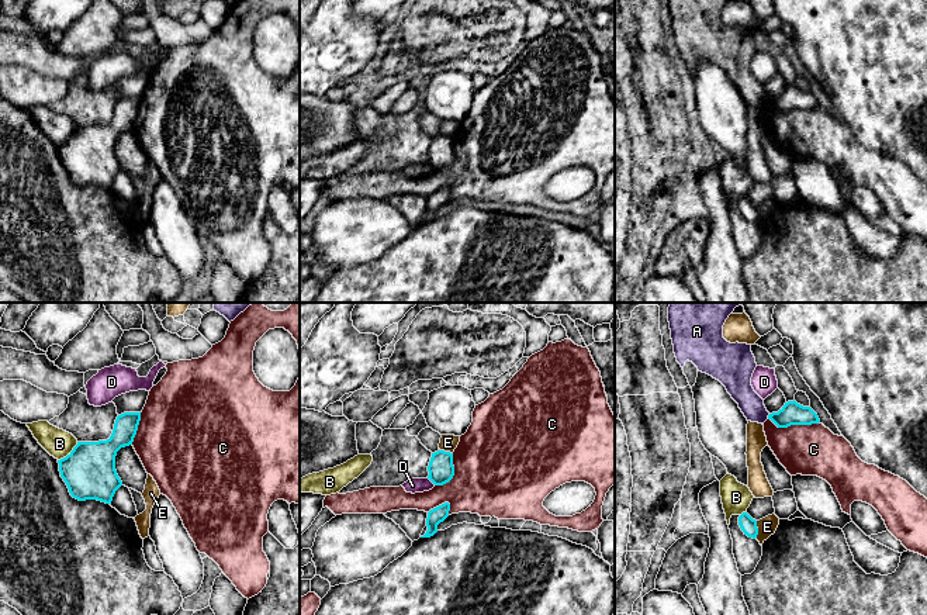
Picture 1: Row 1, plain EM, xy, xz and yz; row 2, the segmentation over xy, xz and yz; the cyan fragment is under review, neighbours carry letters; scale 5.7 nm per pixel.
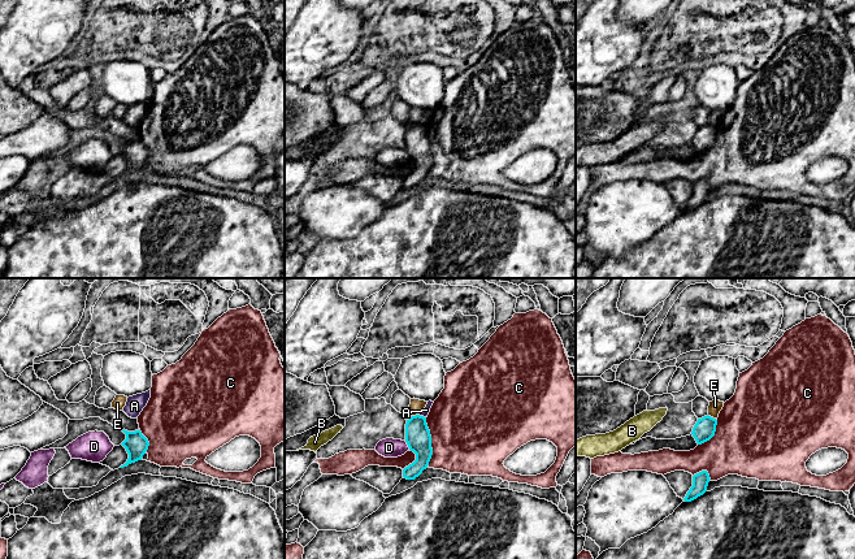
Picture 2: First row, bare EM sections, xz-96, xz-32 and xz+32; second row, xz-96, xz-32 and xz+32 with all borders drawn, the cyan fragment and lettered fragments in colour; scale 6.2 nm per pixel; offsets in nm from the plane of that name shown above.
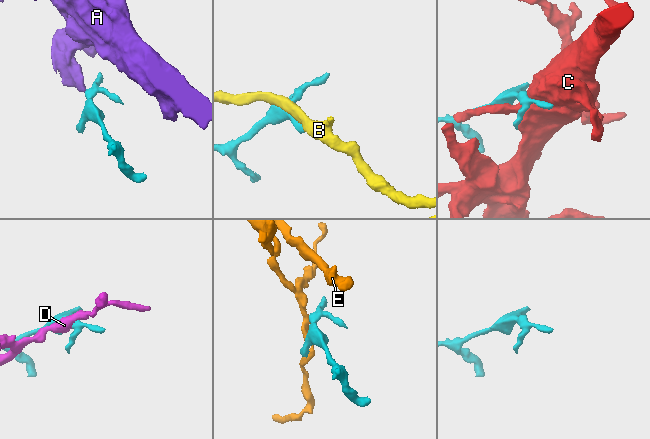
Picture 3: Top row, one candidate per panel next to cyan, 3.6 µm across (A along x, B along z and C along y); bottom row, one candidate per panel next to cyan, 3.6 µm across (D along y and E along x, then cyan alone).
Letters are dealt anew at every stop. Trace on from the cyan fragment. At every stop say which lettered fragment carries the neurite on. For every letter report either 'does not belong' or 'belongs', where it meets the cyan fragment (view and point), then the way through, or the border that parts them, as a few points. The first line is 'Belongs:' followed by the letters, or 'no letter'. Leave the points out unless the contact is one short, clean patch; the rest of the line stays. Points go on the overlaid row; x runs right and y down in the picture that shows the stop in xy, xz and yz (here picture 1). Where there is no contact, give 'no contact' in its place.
Belongs: no letter
A: does not belong; contact yz (768, 417); border yz (770, 414), (767, 418)
B: does not belong; contact xy (68, 455)
C: does not belong; contact yz (794, 424)
D: does not belong; contact xz (432, 482); border xz (428, 477), (435, 484)
E: does not belong; contact yz (757, 529)

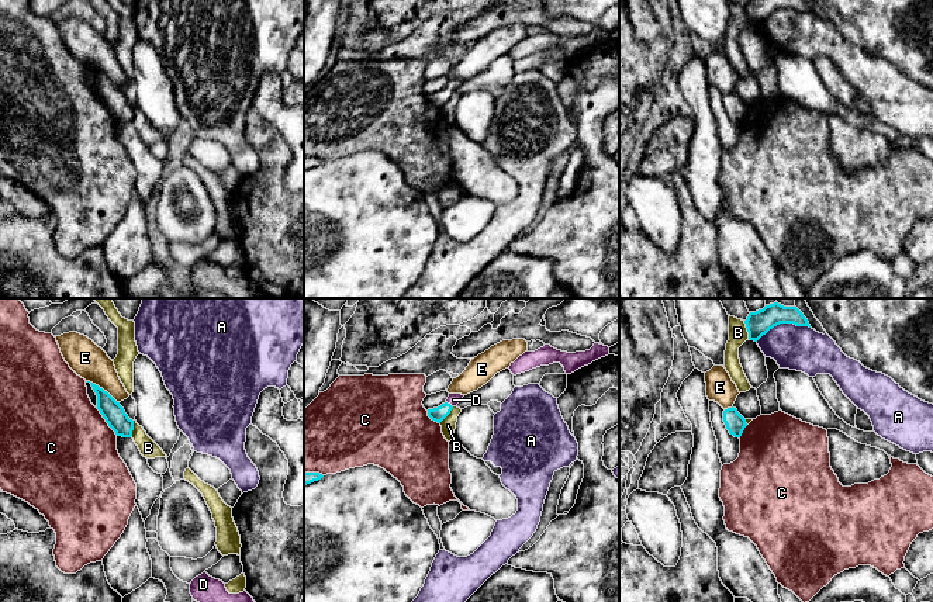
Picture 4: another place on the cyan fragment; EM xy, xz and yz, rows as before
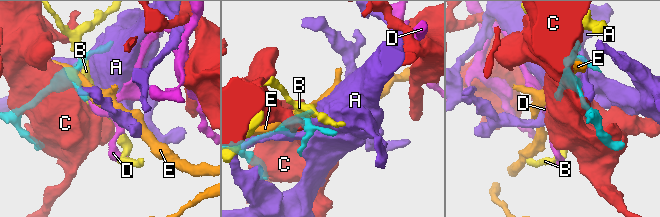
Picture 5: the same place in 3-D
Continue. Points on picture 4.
Belongs: D
A: does not belong; contact yz (783, 322)
B: does not belong; contact yz (747, 329)
C: does not belong; contact xy (106, 421)
D: belongs; contact xz (449, 404); way xz (438, 414), (449, 404), (453, 400)
E: does not belong; contact xy (102, 388)

